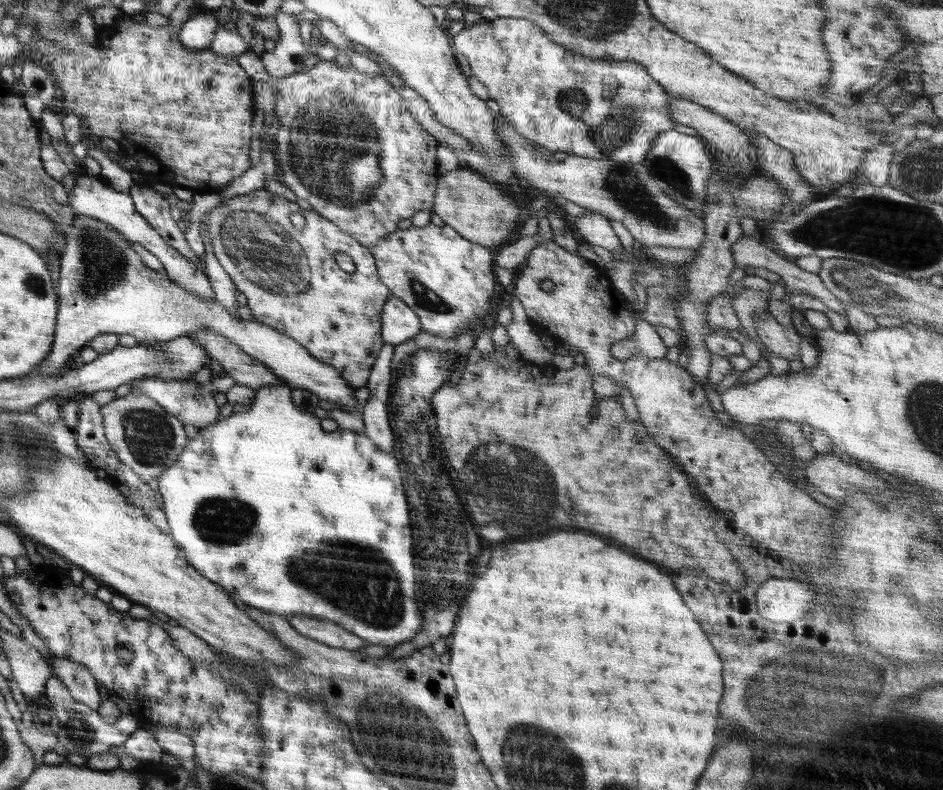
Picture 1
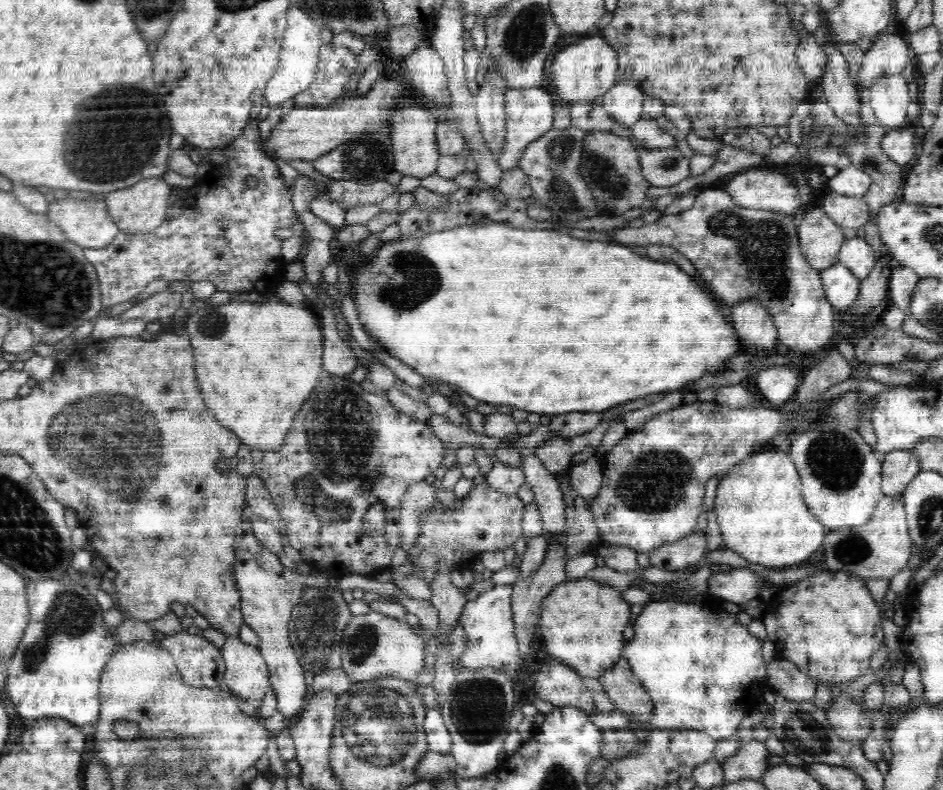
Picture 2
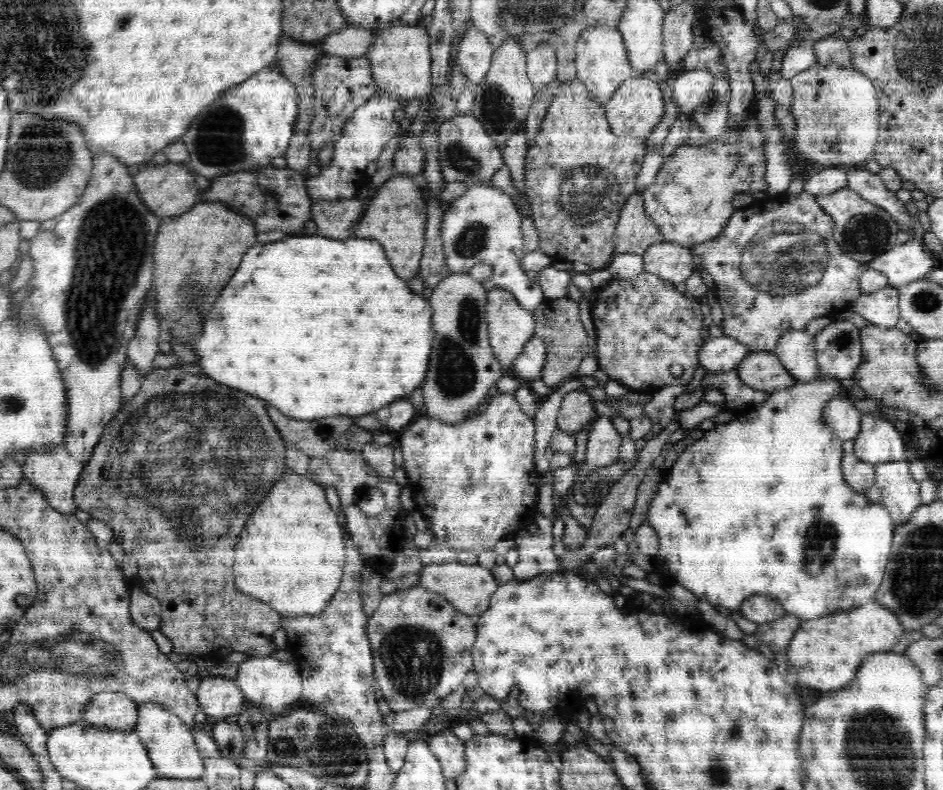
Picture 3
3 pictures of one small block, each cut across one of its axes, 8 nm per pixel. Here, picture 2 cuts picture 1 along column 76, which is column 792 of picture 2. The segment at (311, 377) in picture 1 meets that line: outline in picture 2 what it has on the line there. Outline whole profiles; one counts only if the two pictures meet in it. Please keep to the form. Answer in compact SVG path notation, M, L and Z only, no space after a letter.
M713 186L697 191L696 195L690 208L674 214L662 214L657 221L646 223L639 228L628 225L616 227L612 231L612 238L626 246L664 244L666 247L674 248L694 264L698 276L702 280L708 280L708 288L716 292L716 300L720 300L726 306L736 306L736 300L748 300L748 296L756 296L756 301L760 300L760 305L767 306L768 310L771 310L779 340L782 340L783 346L788 346L794 354L816 352L818 348L824 348L830 342L834 342L832 340L834 326L830 326L830 322L834 322L838 312L826 299L821 272L812 268L801 252L797 236L799 217L776 211L741 207L732 200L728 192Z

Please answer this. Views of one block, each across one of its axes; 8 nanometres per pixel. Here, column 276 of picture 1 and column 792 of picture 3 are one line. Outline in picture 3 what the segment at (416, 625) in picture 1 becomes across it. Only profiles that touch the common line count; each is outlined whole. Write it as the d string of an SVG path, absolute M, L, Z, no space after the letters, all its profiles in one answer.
M818 379L808 383L798 381L791 387L772 392L760 405L748 412L738 413L730 424L715 426L706 431L700 439L686 446L686 450L678 454L671 468L663 474L663 481L648 507L646 522L657 532L659 540L659 549L654 556L660 562L659 570L664 570L674 577L678 584L713 607L724 606L732 611L740 611L744 600L760 595L775 599L787 614L792 614L800 620L814 620L832 612L846 612L868 604L880 588L888 554L892 550L896 526L888 508L882 502L868 501L864 494L859 494L846 484L842 474L843 440L822 422L822 410L826 402L846 392L844 383L840 384L834 379Z

